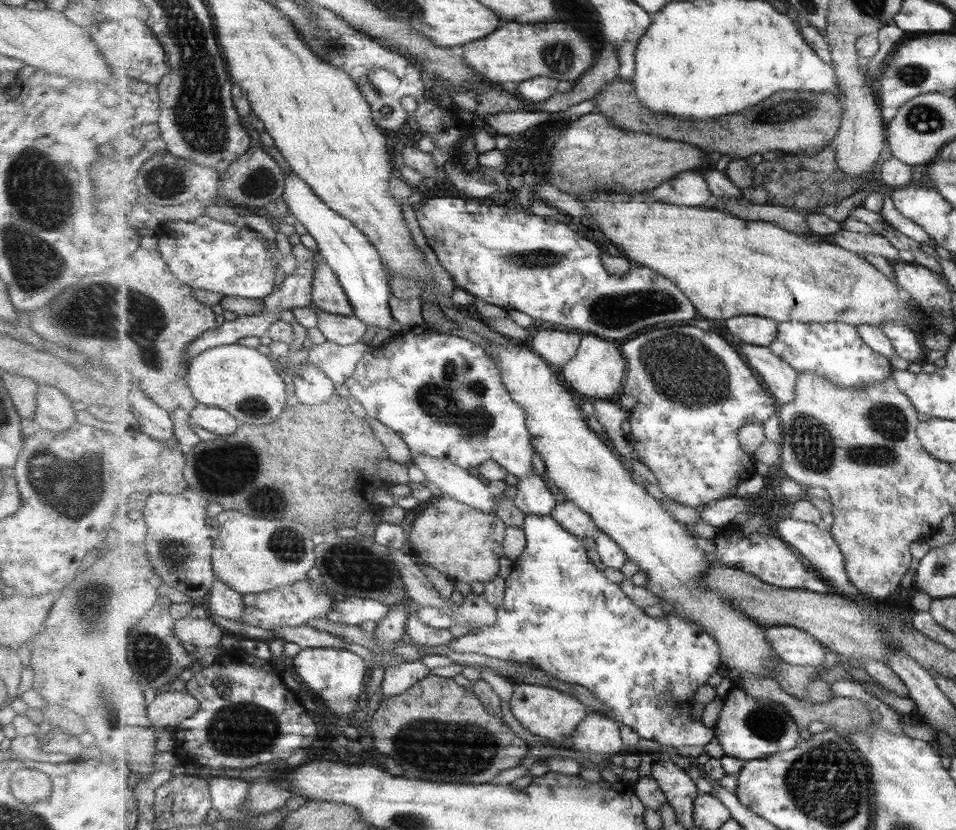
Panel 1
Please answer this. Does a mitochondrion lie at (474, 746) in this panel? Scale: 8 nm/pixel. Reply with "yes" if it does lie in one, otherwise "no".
yes

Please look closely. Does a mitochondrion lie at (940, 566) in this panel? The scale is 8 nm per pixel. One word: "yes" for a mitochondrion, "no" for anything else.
yes

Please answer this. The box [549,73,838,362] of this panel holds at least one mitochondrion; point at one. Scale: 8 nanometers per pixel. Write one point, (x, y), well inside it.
(608, 310)

